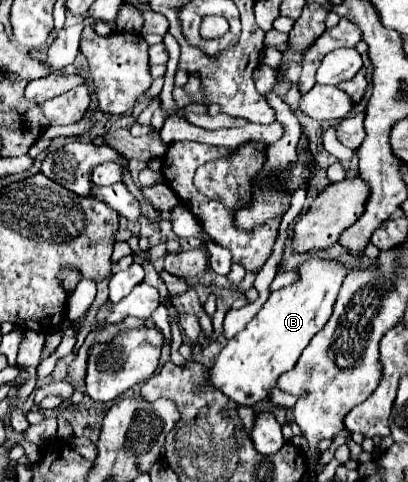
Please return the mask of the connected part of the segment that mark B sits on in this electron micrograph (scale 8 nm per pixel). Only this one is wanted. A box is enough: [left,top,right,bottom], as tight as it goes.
[209,260,345,406]

